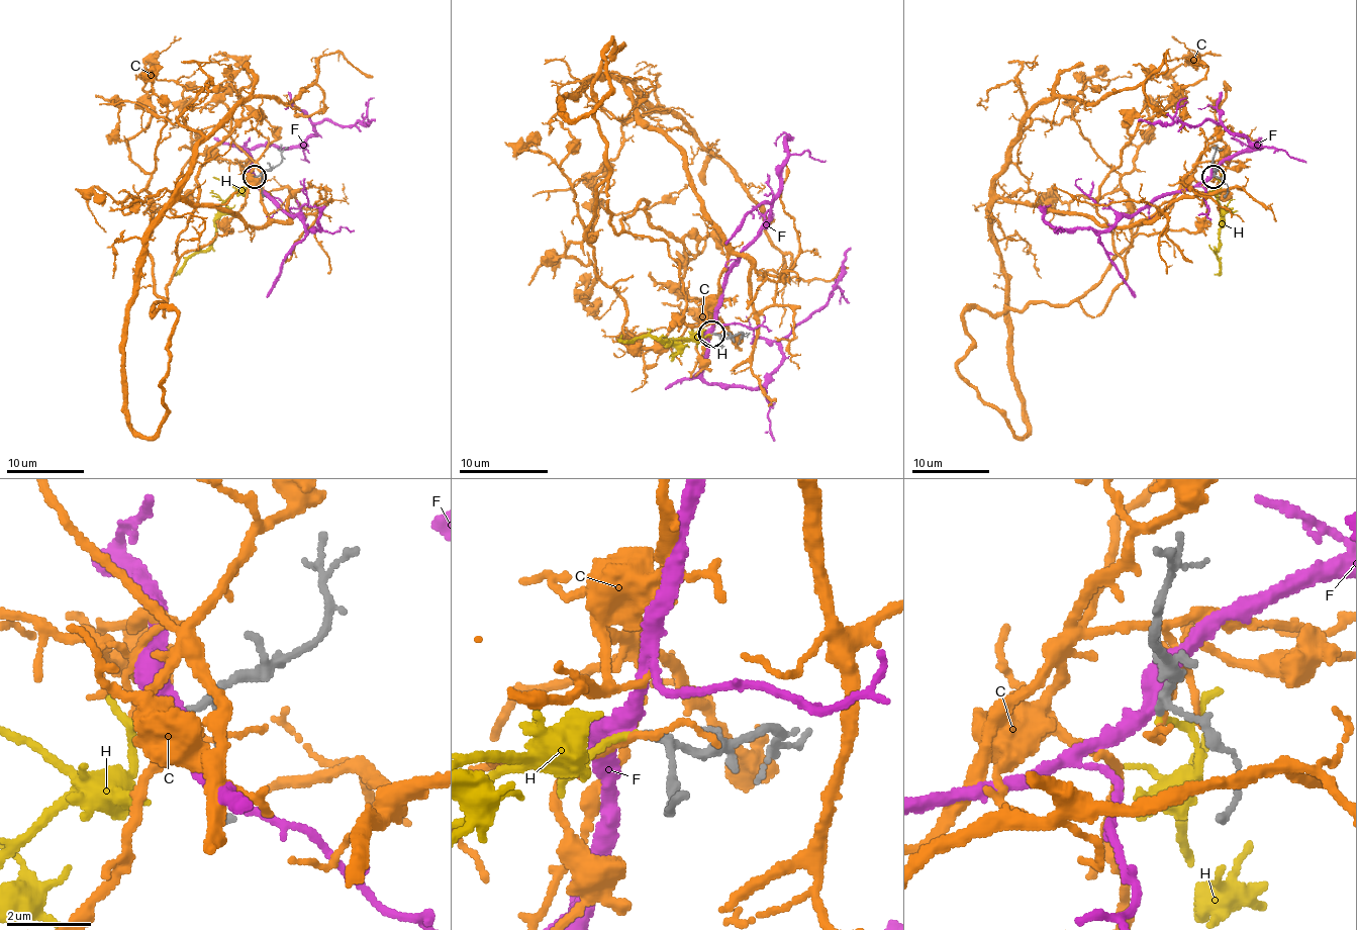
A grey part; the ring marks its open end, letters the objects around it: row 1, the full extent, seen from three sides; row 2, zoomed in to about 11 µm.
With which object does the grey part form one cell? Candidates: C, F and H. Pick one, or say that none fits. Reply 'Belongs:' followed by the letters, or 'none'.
Belongs: H

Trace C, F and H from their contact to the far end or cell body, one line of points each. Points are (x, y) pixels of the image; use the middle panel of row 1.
C: (712, 336), (728, 245), (687, 160), (639, 115), (625, 82), (730, 169), (787, 278), (832, 280), (848, 267)
F: (712, 333), (703, 377), (718, 384), (757, 388), (781, 362), (781, 342), (822, 306), (850, 247)
H: (712, 333), (701, 342), (674, 342), (654, 336), (616, 340)

